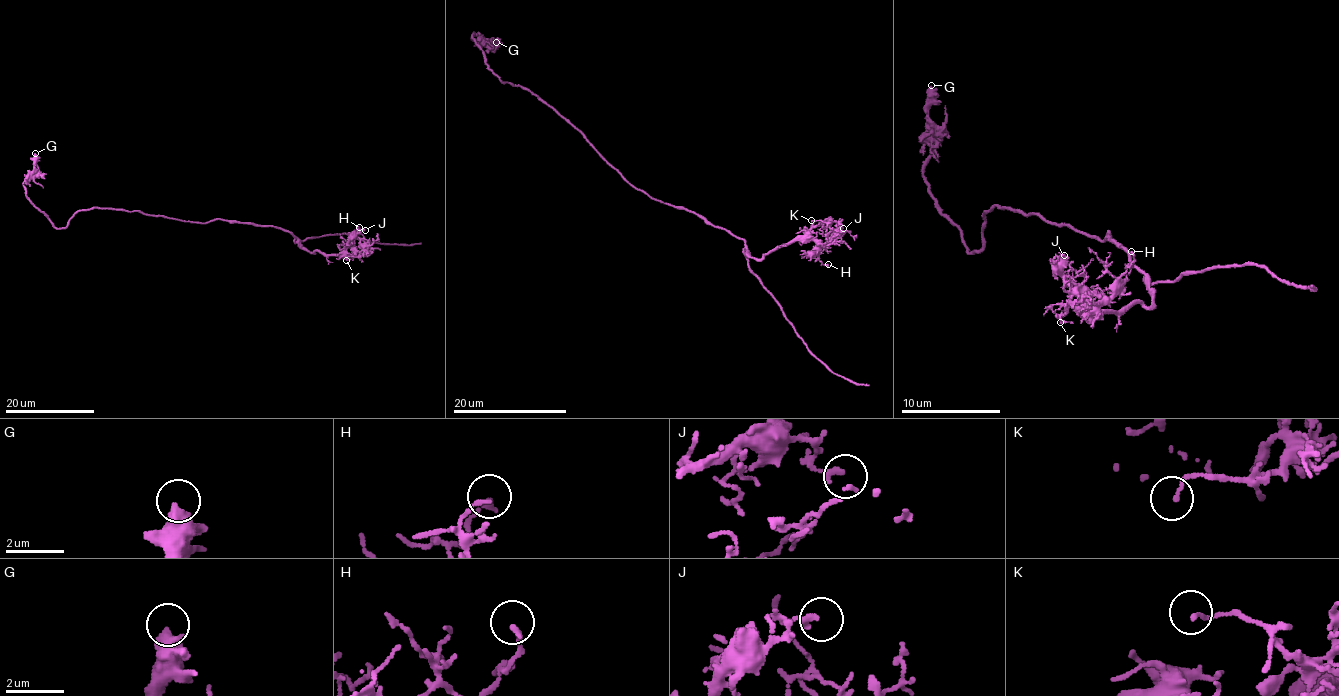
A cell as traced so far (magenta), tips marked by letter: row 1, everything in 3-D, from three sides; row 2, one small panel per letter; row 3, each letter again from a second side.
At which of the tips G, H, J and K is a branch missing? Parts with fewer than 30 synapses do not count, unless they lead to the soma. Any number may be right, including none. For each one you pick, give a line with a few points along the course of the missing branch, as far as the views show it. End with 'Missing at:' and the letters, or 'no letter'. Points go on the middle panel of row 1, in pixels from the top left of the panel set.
Missing at: no letter

